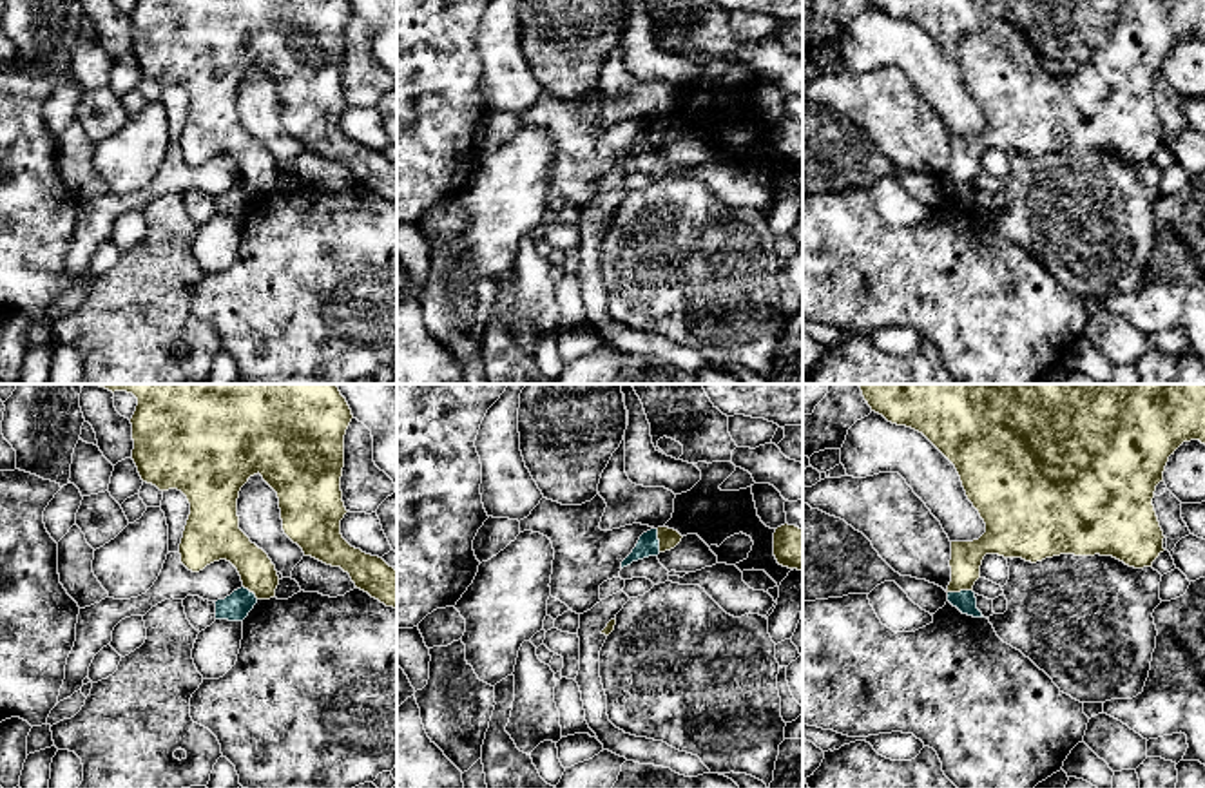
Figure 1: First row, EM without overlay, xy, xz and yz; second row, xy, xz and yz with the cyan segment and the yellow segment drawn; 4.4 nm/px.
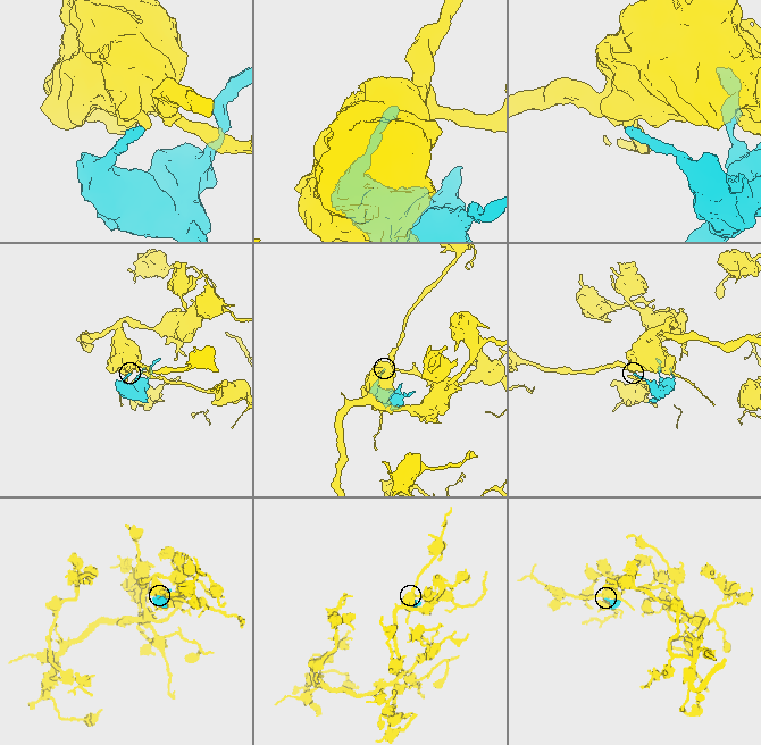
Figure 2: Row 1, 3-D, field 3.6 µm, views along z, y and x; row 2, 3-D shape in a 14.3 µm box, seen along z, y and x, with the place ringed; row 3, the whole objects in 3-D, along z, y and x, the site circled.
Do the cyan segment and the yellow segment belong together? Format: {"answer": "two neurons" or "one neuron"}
{"answer": "two neurons"}

